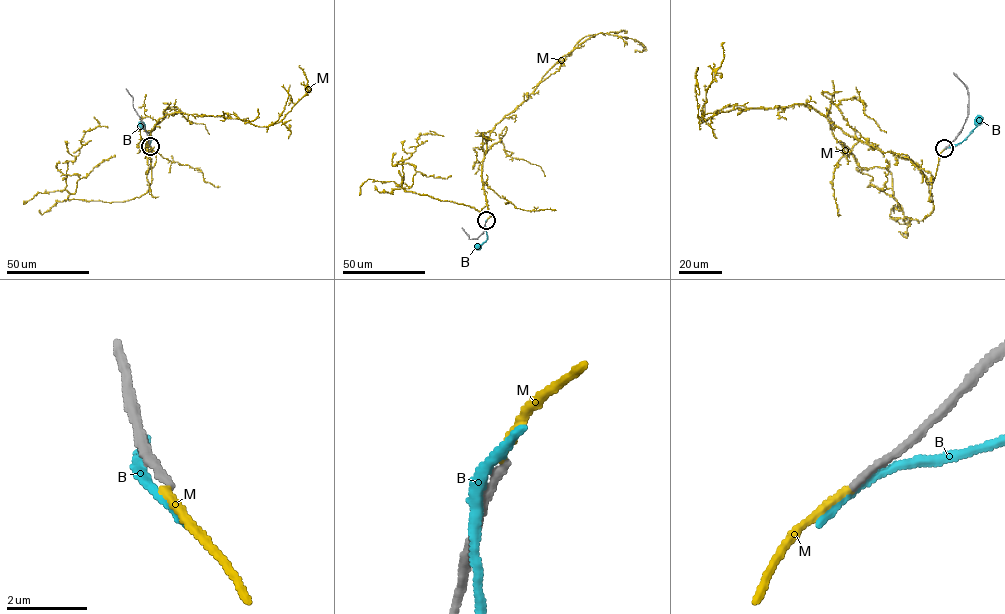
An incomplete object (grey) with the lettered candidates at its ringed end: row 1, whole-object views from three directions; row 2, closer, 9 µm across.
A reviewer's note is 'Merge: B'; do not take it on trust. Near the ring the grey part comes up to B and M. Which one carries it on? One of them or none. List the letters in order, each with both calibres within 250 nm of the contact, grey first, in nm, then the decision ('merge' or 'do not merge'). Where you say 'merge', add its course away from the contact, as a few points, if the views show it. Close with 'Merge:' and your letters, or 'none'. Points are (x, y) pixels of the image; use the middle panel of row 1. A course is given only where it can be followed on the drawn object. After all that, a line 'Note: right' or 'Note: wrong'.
B: 280/240 nm | do not merge
M: 190/240 nm | do not merge
Merge: none
Note: wrong

